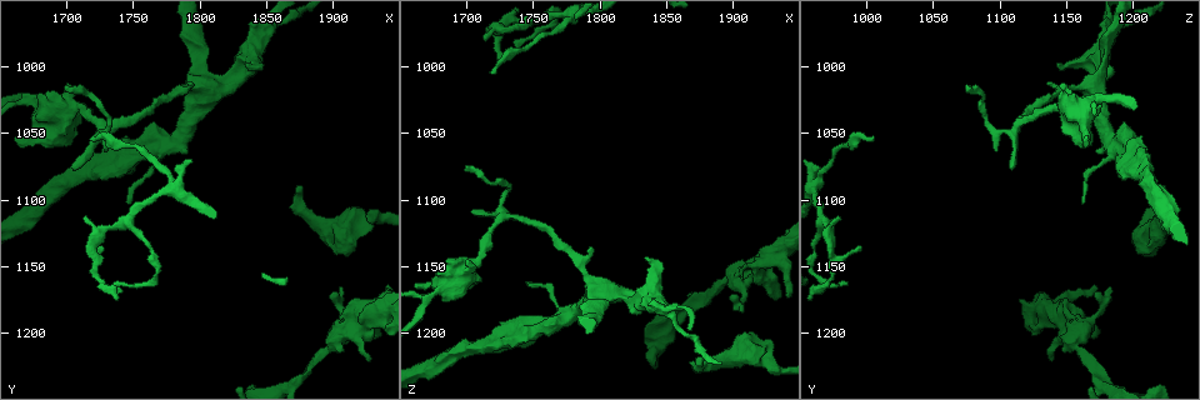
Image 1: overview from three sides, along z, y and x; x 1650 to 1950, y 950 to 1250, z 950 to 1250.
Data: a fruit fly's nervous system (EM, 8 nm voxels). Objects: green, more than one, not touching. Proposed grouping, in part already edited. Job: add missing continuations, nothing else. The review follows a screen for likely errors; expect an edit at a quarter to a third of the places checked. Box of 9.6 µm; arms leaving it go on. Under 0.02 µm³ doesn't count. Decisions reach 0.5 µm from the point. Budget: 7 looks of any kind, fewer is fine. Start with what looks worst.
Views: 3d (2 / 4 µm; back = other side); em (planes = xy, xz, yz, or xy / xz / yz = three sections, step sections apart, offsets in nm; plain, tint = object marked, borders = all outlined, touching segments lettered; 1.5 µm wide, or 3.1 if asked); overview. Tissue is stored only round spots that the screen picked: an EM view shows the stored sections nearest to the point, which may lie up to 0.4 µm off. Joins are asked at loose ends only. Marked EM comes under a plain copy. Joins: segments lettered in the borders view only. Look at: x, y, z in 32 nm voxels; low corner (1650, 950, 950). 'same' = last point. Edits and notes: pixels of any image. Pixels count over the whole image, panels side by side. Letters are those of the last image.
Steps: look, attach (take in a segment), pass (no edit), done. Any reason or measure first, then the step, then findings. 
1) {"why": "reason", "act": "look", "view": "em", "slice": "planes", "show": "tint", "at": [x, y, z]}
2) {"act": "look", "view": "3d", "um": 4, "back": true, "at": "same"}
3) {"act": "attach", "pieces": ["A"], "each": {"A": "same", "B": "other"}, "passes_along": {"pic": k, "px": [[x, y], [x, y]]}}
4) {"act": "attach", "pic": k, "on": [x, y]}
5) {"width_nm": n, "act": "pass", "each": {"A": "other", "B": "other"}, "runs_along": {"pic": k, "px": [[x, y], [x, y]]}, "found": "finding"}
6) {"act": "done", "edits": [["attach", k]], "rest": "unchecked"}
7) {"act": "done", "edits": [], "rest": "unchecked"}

{"why": "free end", "act": "look", "view": "em", "slice": "planes", "show": "borders", "at": [1908, 1166, 1184]}

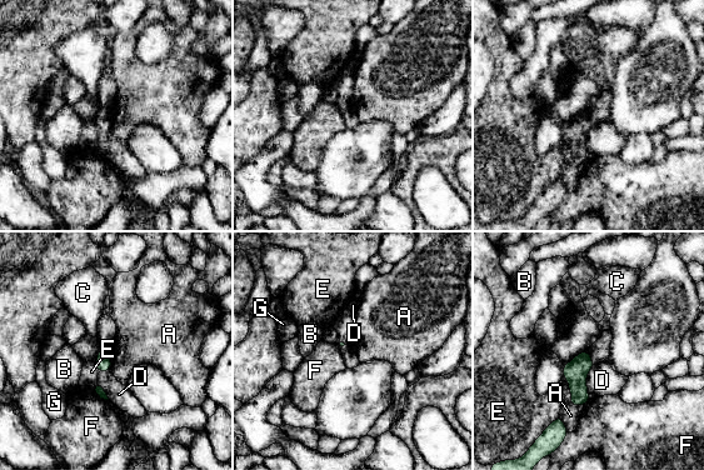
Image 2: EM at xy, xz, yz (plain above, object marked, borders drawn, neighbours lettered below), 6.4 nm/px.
{"longest_contact_nm": ["A", 240], "act": "pass", "each": {"A": "other", "B": "other", "C": "other", "D": "other", "E": "other", "F": "other", "G": "other"}, "border": {"pic": 2, "px": [[563, 375], [570, 403], [583, 406]]}, "found": "none of them fits"}

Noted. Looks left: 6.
{"why": "tapers out", "act": "look", "view": "em", "slice": "planes", "show": "borders", "at": [1794, 1014, 1138]}

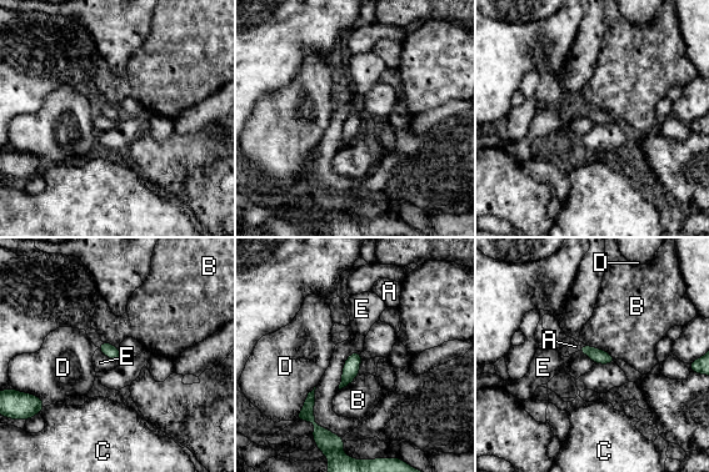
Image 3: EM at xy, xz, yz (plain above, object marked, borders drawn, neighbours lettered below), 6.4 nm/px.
{"width_nm": 90, "act": "attach", "pieces": ["A"], "each": {"A": "same", "B": "other", "C": "other", "D": "other", "E": "other"}, "passes_along": {"pic": 3, "px": [[598, 356], [579, 349], [575, 346]]}, "found": "the neuron continues"}

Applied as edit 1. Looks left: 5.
{"why": "see it whole again", "act": "look", "view": "overview"}

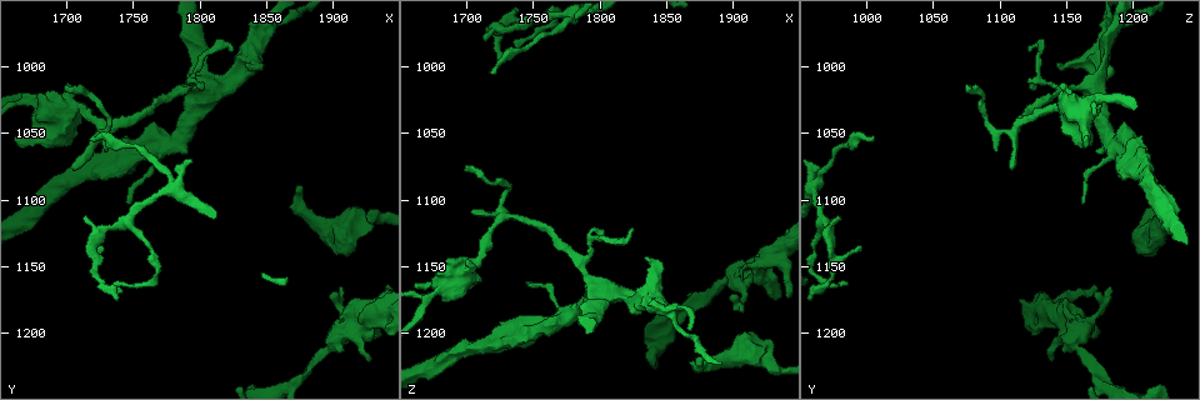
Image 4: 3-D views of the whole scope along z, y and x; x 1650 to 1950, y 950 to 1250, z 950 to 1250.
{"why": "long arm stops here", "act": "look", "view": "em", "slice": "xy", "step": 4, "show": "tint", "at": [1722, 1054, 1004]}

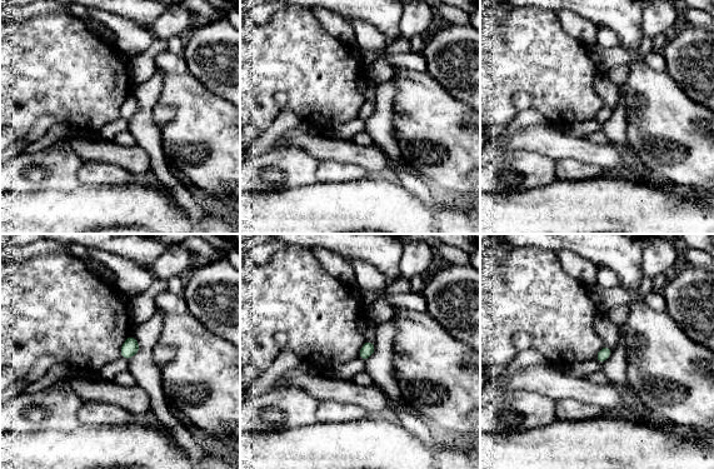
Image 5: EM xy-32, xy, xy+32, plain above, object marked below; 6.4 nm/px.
{"why": "cut it another way", "act": "look", "view": "em", "slice": "planes", "show": "borders", "at": "same"}

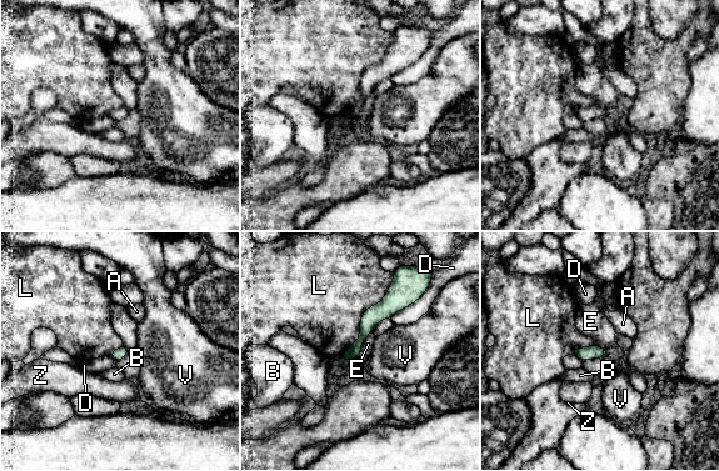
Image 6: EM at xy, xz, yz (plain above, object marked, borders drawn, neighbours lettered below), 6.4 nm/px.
{"act": "pass", "each": {"A": "other", "B": "other", "D": "other", "E": "other", "L": "other", "V": "other", "Z": "other"}, "runs_along": {"pic": 6, "px": [[399, 287], [345, 356]]}, "found": "no lettered segment goes on from it"}

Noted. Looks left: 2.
{"act": "done", "edits": [["attach", 3]], "rest": "unchecked"}

